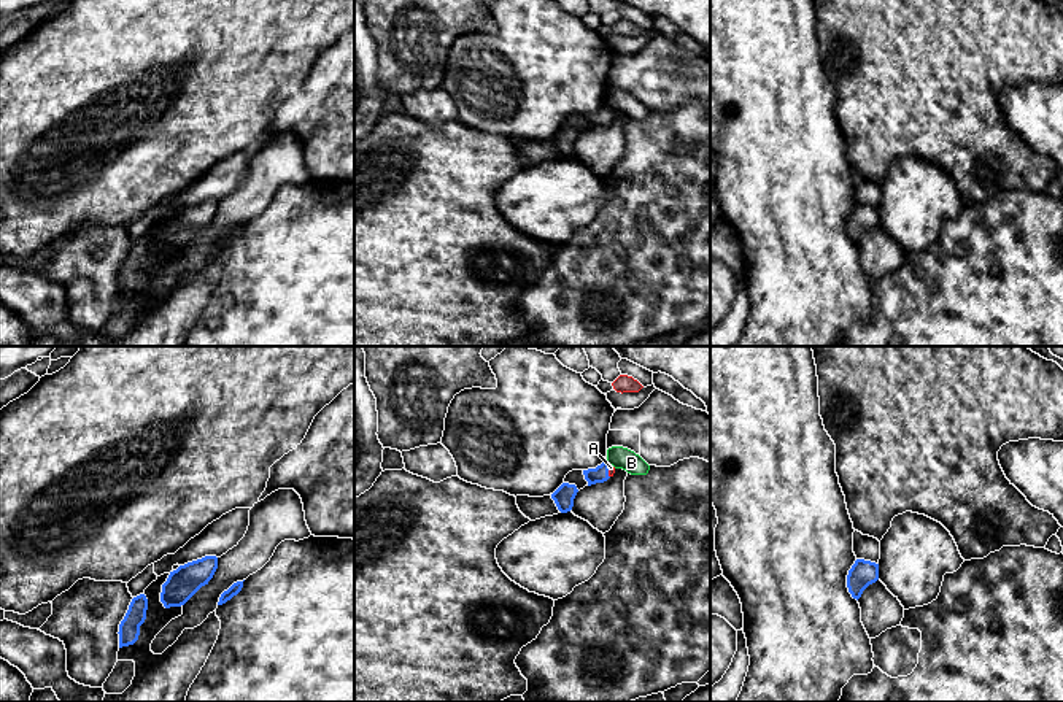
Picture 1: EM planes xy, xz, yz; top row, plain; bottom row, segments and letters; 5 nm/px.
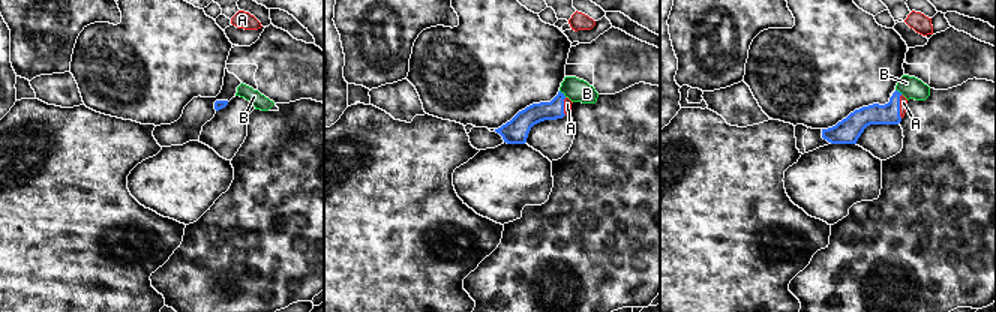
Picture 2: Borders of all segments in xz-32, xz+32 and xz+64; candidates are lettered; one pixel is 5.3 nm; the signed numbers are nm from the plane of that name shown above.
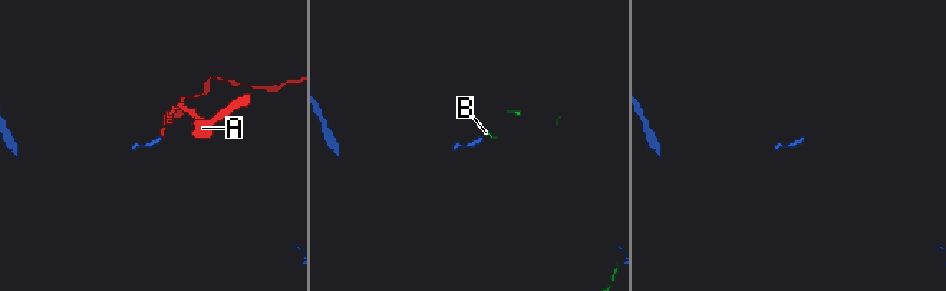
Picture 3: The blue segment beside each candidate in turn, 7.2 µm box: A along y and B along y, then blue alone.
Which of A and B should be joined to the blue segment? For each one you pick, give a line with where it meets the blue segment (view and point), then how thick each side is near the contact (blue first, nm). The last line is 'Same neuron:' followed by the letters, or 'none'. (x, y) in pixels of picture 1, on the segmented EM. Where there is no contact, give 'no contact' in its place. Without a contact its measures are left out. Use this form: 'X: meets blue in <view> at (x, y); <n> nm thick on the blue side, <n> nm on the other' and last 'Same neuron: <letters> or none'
A: meets blue in xz at (607, 470); 80 nm thick on the blue side, 30 nm on the other
Same neuron: A

